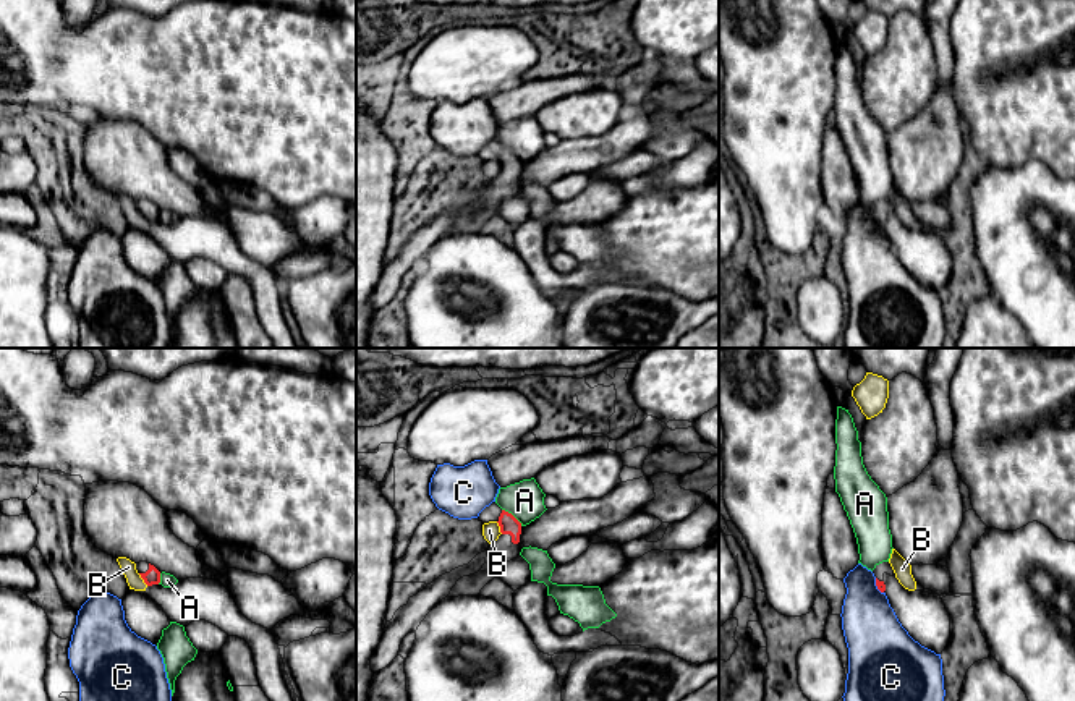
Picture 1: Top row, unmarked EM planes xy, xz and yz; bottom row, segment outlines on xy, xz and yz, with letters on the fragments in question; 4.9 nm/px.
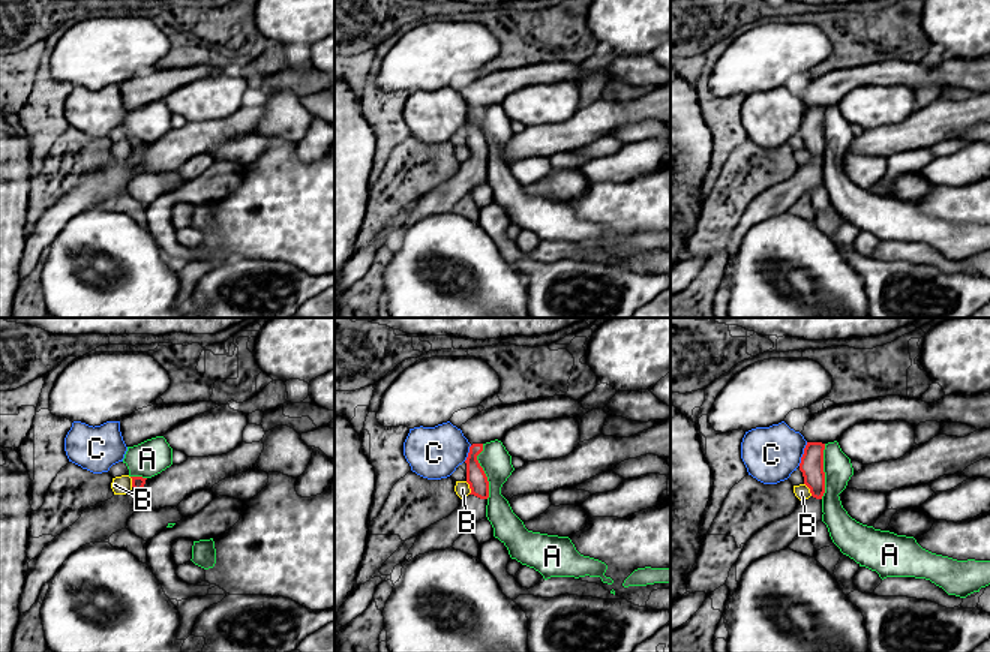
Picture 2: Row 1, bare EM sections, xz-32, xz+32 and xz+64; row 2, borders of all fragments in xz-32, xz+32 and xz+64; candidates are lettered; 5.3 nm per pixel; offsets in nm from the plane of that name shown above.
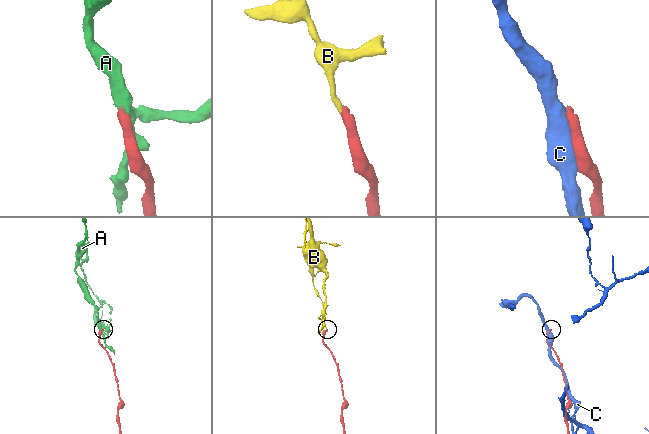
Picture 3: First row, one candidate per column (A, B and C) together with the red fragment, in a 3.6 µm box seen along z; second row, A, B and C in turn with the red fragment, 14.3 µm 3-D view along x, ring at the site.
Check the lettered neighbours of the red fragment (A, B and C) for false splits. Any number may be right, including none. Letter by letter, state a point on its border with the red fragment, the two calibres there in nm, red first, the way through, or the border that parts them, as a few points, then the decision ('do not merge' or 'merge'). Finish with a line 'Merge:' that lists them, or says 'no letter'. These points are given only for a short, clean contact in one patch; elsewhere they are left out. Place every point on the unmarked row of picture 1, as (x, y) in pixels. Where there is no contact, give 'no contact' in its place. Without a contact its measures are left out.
A: contact xz (512, 152); calibres 100 and 190 nm; do not merge
B: contact xy (143, 216); calibres 80 and 80 nm; border xy (138, 211), (148, 222); do not merge
C: contact yz (876, 222); calibres 50 and 280 nm; do not merge
Merge: no letter

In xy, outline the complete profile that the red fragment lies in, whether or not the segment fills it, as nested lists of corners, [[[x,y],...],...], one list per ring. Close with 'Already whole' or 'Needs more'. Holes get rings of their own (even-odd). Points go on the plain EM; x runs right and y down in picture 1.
[[[139,199],[136,201],[136,207],[147,223],[160,220],[160,209],[154,202],[147,199]]]. Needs more

